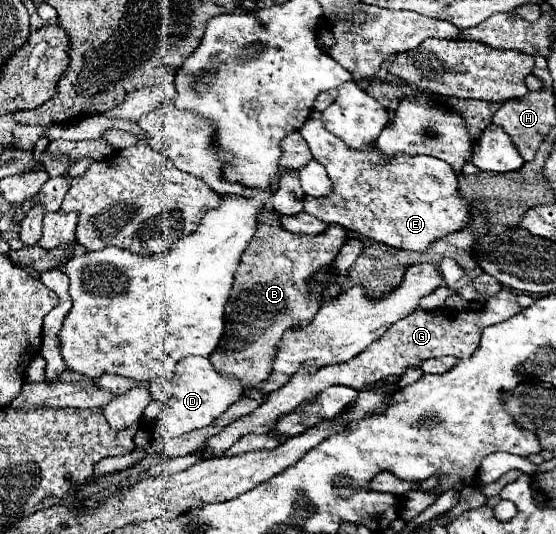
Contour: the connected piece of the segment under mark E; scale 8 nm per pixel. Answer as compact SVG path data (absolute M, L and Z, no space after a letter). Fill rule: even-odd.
M316 110L298 132L332 180L332 194L304 200L308 214L326 224L340 224L348 232L352 230L376 242L420 254L424 254L434 240L466 228L470 208L458 194L458 176L444 160L408 154L394 154L382 160L374 144L364 146L364 150L352 150L324 128L324 120Z

